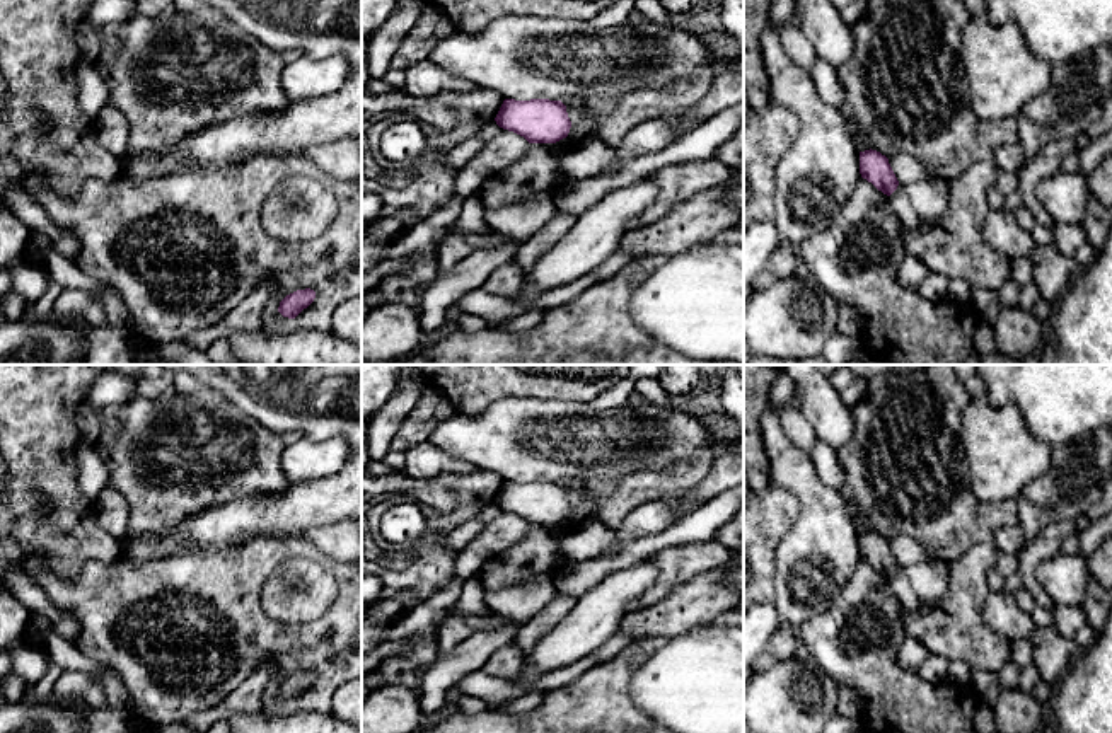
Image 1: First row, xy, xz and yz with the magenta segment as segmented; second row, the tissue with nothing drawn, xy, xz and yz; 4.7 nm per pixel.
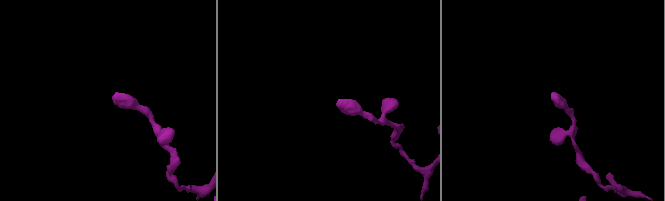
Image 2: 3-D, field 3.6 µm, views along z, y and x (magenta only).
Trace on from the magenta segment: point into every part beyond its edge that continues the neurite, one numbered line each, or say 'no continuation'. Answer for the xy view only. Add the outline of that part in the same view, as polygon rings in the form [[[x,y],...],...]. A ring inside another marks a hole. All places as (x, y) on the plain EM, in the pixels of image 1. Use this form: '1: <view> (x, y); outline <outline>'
no continuation

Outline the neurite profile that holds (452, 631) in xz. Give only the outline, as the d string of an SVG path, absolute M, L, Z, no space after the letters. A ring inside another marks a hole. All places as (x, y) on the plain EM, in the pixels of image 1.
M449 614L437 627L437 634L440 651L449 653L466 638L469 638L472 634L472 629L460 615Z

